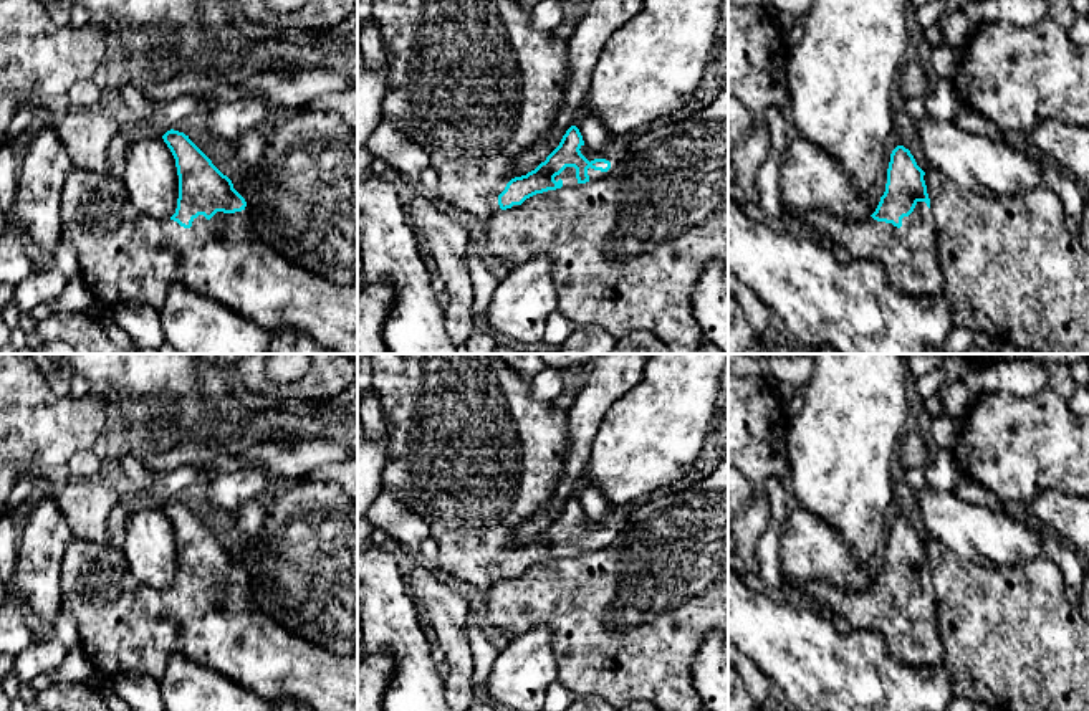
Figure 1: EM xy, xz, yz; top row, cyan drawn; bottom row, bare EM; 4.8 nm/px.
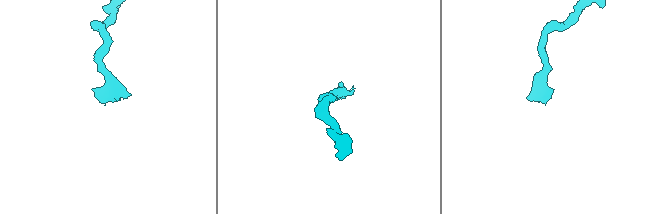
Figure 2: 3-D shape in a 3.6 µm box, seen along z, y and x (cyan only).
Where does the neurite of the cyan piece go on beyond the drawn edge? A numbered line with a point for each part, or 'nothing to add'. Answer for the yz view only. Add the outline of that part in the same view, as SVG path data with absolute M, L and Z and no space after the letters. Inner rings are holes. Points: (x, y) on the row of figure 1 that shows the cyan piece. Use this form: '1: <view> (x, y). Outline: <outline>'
1: yz (909, 257). Outline: M917 202L900 228L872 217L841 218L819 212L794 222L814 228L829 245L847 248L854 260L879 263L892 286L909 296L943 294L935 223L925 202Z

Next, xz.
1: xz (614, 151). Outline: M632 136L629 137L612 137L609 141L609 144L599 150L599 152L592 152L589 150L586 146L581 146L581 154L591 162L594 159L606 159L611 162L611 169L607 172L601 172L601 170L594 170L594 169L588 169L588 175L589 175L589 180L594 180L594 179L602 179L606 177L607 174L612 172L612 169L619 164L619 160L624 157L626 154L626 147L627 147L627 141L631 139Z

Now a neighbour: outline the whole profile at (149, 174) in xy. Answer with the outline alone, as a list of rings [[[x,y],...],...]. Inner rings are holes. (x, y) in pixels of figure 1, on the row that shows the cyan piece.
[[[134,134],[119,180],[139,212],[154,218],[170,218],[175,213],[179,175],[175,159],[162,137]]]

